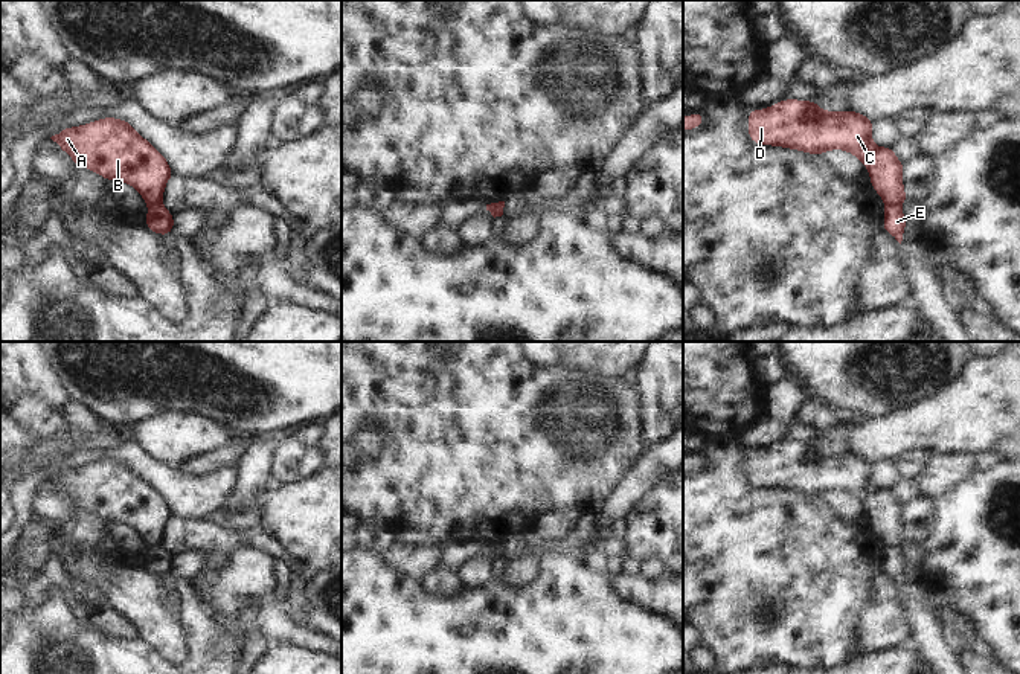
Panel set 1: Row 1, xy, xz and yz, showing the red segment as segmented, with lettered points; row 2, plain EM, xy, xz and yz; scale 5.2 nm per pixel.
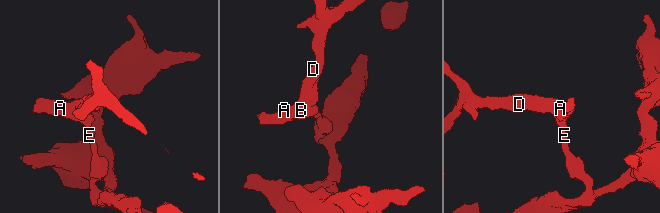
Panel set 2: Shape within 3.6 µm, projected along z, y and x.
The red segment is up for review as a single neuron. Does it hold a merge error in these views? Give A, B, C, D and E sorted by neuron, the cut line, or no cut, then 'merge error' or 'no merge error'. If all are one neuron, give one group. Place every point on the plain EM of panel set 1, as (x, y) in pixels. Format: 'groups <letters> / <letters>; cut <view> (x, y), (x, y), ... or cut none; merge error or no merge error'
groups A B C D / E; cut yz (886, 545), (898, 546); merge error

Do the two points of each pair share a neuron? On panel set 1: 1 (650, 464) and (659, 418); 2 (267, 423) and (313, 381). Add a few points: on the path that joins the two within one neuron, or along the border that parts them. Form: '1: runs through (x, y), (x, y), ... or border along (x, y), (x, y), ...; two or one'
1: border along (667, 439), (647, 452); two
2: runs through (278, 412), (302, 388); one

